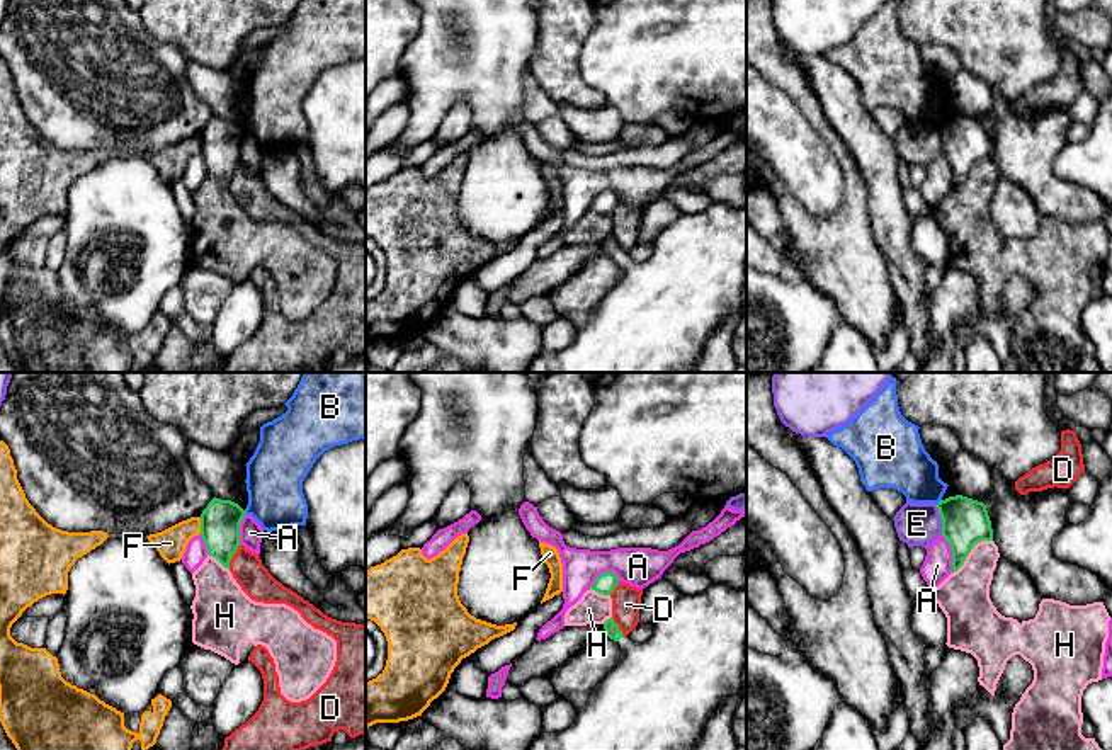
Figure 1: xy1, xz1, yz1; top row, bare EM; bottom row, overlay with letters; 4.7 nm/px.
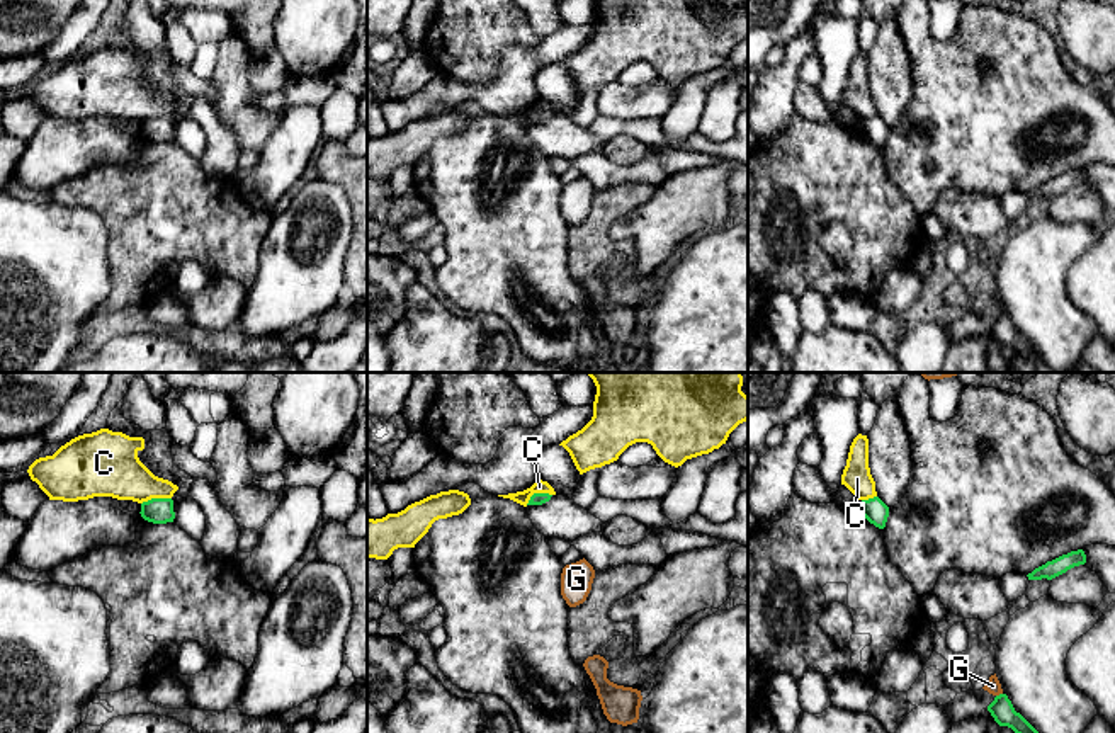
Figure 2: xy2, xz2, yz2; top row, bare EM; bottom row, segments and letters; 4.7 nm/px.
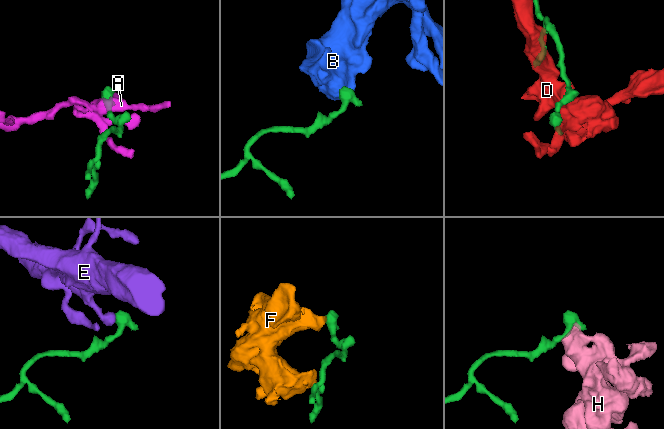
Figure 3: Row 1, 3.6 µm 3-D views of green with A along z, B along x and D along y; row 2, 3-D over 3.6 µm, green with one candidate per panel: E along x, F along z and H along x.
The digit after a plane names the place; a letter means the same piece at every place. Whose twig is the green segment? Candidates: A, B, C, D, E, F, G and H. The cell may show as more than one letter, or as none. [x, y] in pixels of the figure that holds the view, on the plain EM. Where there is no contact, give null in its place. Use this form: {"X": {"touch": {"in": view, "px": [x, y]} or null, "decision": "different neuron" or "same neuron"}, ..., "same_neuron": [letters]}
{"A": {"touch": {"in": "yz1", "px": [953, 172]}, "decision": "different neuron"}, "B": {"touch": {"in": "xy1", "px": [243, 131]}, "decision": "different neuron"}, "C": {"touch": {"in": "xy2", "px": [155, 118]}, "decision": "different neuron"}, "D": {"touch": {"in": "xy1", "px": [232, 176]}, "decision": "different neuron"}, "E": {"touch": {"in": "yz1", "px": [941, 136]}, "decision": "different neuron"}, "F": {"touch": {"in": "xy1", "px": [201, 145]}, "decision": "different neuron"}, "G": {"touch": {"in": "yz2", "px": [1000, 313]}, "decision": "different neuron"}, "H": {"touch": {"in": "yz1", "px": [970, 170]}, "decision": "different neuron"}, "same_neuron": []}

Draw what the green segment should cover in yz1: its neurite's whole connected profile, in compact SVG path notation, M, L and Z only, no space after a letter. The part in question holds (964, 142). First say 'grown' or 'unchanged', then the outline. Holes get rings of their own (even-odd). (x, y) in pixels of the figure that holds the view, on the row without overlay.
unchanged; M956 114L937 122L942 155L952 168L952 190L957 190L971 168L981 160L993 160L991 139L983 121Z

